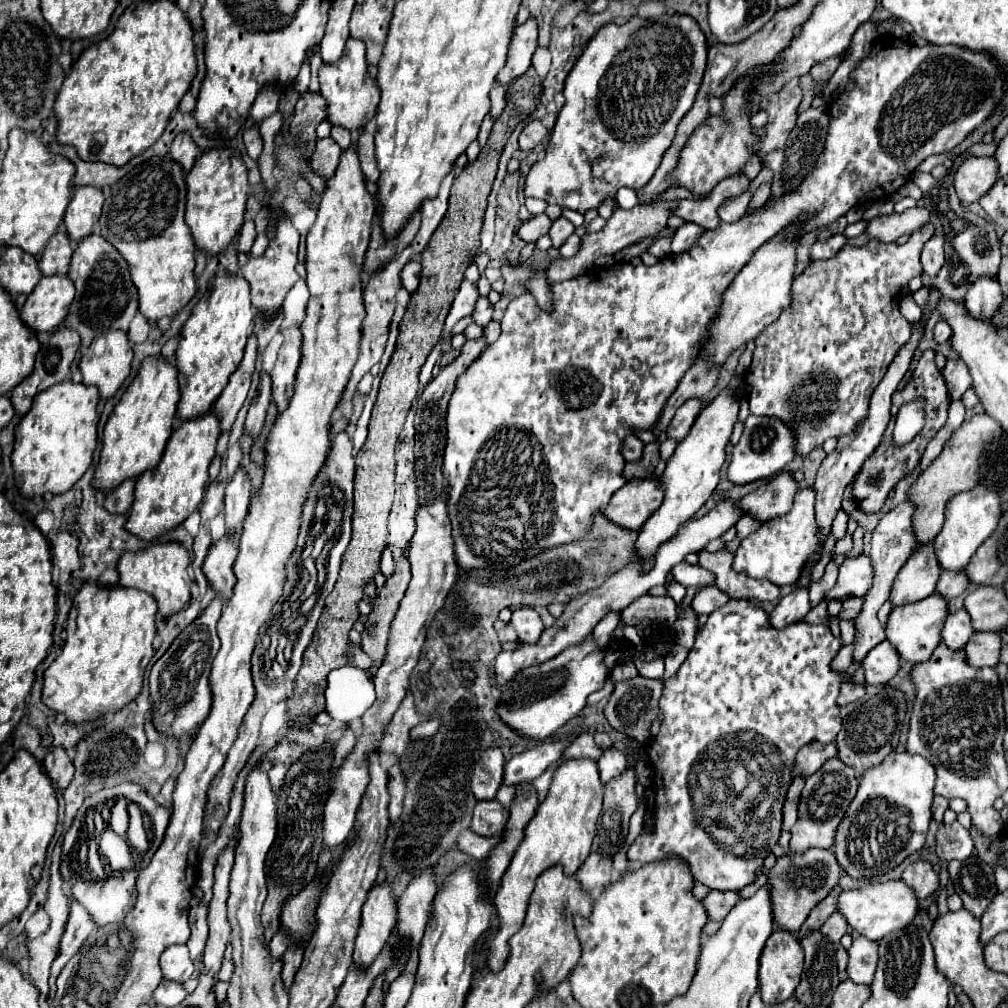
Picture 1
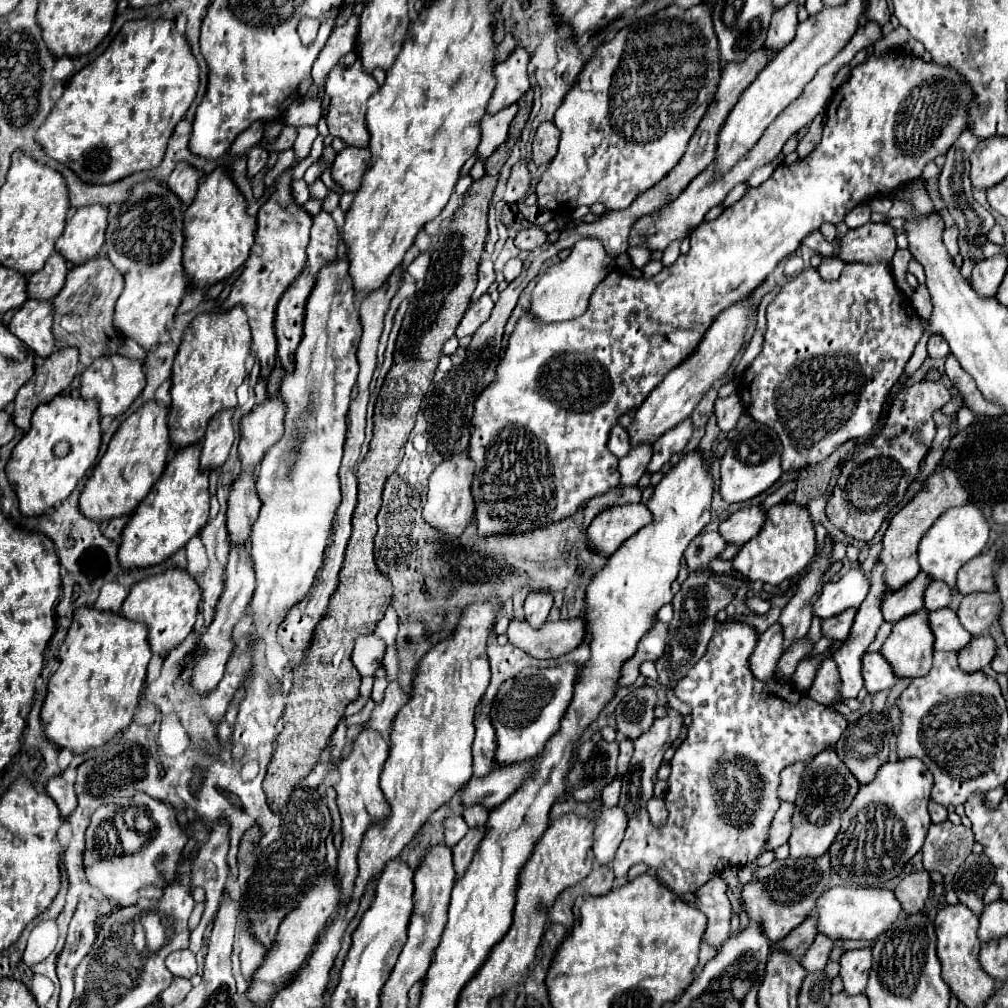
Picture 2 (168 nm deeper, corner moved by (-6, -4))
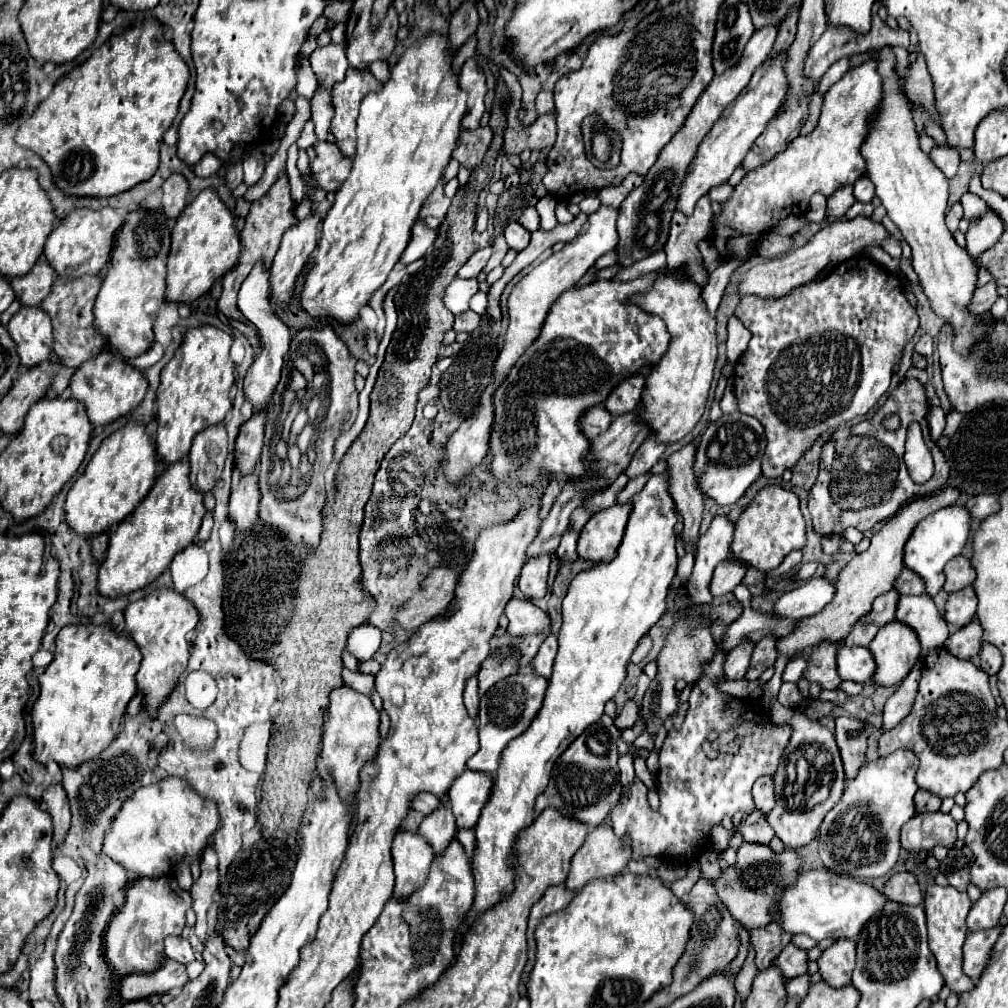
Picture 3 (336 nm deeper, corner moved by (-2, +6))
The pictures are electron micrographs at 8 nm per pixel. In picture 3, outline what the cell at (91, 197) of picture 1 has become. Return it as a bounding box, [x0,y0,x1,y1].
[45,207,123,277]

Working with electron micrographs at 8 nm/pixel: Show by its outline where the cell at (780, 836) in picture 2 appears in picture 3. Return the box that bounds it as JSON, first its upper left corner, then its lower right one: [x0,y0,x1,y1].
[739,811,775,843]

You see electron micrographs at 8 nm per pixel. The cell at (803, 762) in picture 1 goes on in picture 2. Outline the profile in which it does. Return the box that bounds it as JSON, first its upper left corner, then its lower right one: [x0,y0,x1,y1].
[777,761,809,803]

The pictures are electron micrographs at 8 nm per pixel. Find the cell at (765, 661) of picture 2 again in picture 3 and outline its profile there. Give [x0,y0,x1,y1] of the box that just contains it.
[725,639,755,679]

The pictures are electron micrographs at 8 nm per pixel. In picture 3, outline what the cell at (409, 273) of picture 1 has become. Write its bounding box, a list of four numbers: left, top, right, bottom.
[401,221,437,265]

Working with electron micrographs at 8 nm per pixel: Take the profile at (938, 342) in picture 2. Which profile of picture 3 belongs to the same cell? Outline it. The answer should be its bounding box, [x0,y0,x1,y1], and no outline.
[915,335,933,357]

